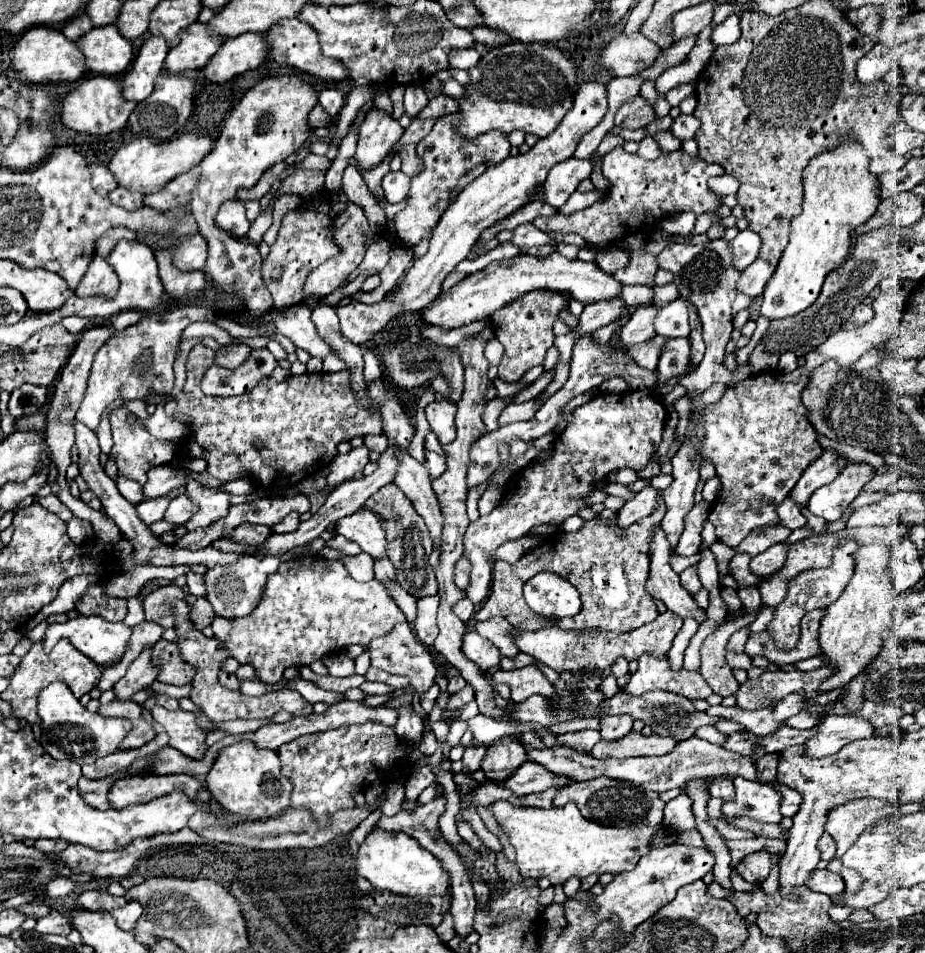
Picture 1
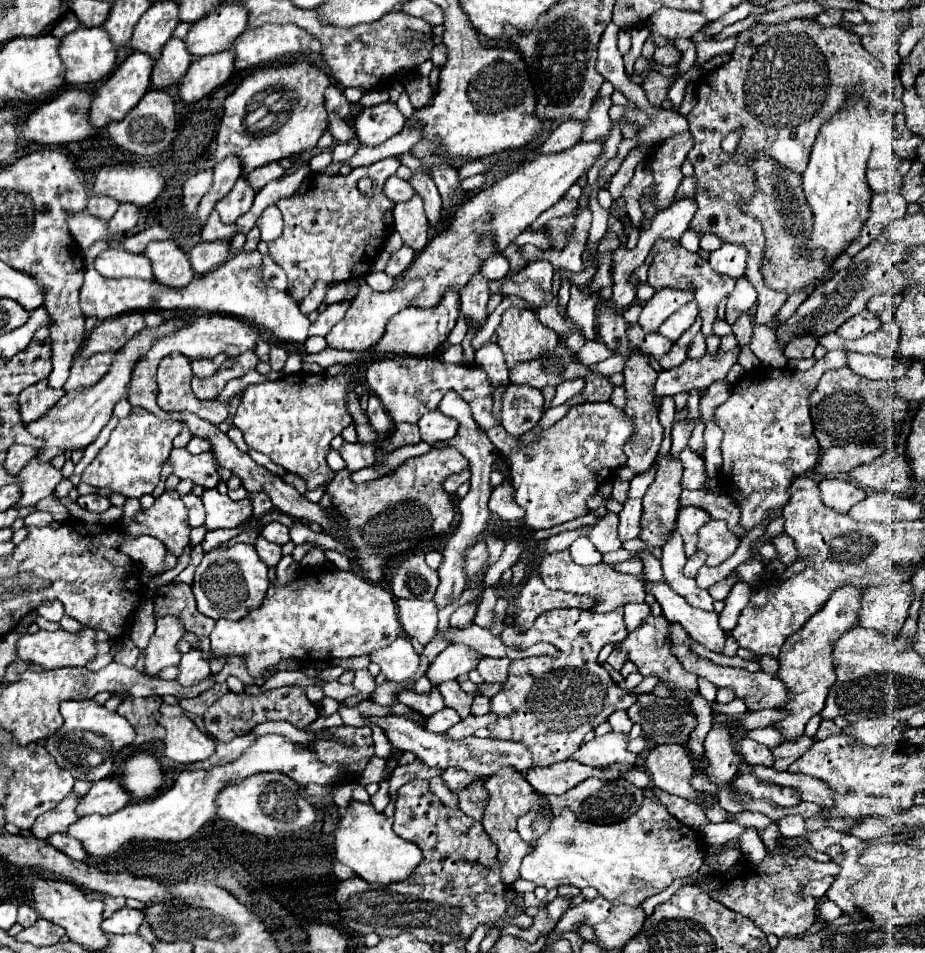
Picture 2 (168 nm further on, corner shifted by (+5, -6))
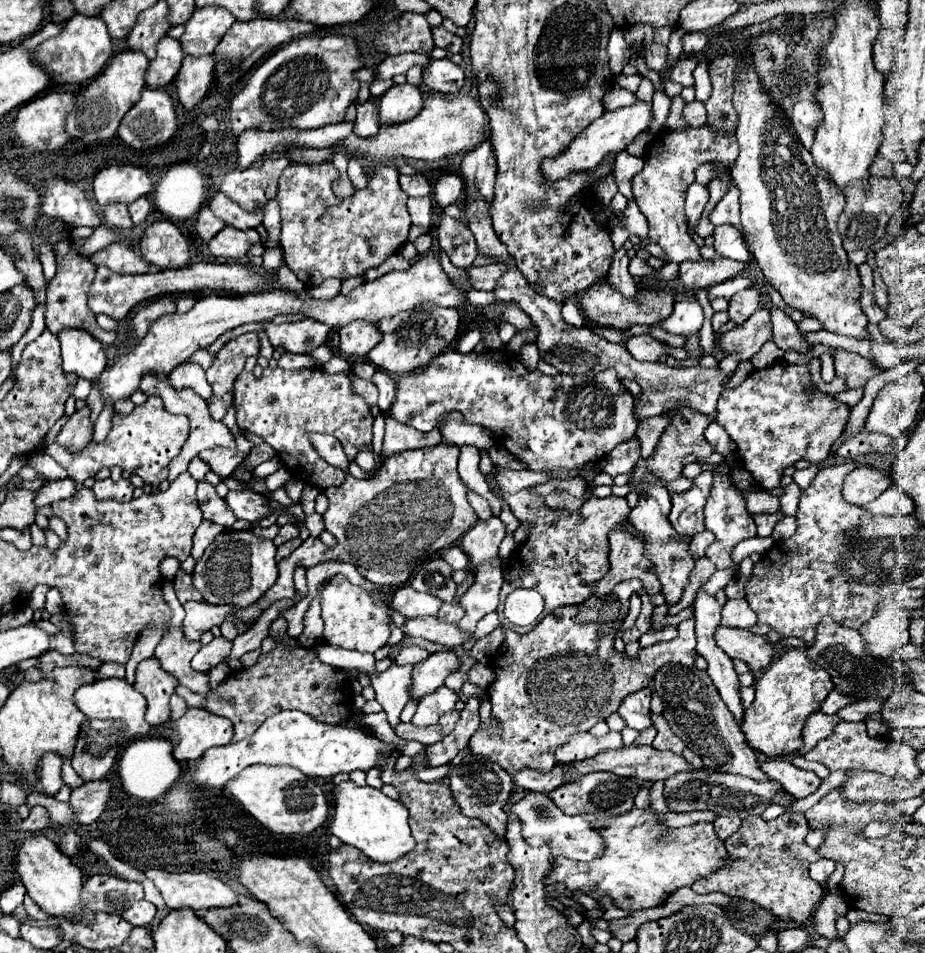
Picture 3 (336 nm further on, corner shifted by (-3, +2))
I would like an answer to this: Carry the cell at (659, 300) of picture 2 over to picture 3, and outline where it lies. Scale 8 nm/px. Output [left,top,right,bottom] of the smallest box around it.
[678,257,748,289]

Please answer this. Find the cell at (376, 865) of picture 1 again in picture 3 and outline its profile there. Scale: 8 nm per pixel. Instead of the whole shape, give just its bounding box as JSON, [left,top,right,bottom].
[330,781,416,863]

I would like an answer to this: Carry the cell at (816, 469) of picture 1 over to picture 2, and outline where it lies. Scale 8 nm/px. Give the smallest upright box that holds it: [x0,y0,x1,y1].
[812,445,884,479]

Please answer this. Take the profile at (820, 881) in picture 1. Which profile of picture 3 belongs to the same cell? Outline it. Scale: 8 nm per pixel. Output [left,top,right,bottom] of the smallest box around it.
[810,859,834,885]

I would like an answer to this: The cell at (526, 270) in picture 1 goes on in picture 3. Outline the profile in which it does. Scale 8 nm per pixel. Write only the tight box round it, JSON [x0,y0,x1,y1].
[368,303,460,375]

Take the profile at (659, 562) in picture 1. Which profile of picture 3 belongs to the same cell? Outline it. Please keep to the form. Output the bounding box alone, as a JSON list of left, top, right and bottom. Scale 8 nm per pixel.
[716,629,774,673]

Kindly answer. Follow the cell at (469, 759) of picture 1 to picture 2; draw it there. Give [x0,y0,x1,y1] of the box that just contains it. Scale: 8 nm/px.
[458,779,486,819]

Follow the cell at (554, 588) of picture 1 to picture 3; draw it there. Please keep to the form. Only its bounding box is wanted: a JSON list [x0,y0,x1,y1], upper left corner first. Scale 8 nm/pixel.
[496,489,630,633]

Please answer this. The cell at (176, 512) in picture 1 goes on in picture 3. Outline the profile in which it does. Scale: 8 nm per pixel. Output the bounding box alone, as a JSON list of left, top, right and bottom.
[198,481,236,529]

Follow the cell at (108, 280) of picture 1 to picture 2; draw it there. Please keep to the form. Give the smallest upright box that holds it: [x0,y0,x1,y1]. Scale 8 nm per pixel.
[80,251,310,345]

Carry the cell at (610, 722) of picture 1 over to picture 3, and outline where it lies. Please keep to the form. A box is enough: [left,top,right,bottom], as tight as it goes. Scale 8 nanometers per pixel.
[618,687,652,731]

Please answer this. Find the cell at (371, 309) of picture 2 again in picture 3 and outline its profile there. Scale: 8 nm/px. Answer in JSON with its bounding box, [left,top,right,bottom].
[338,321,382,357]

